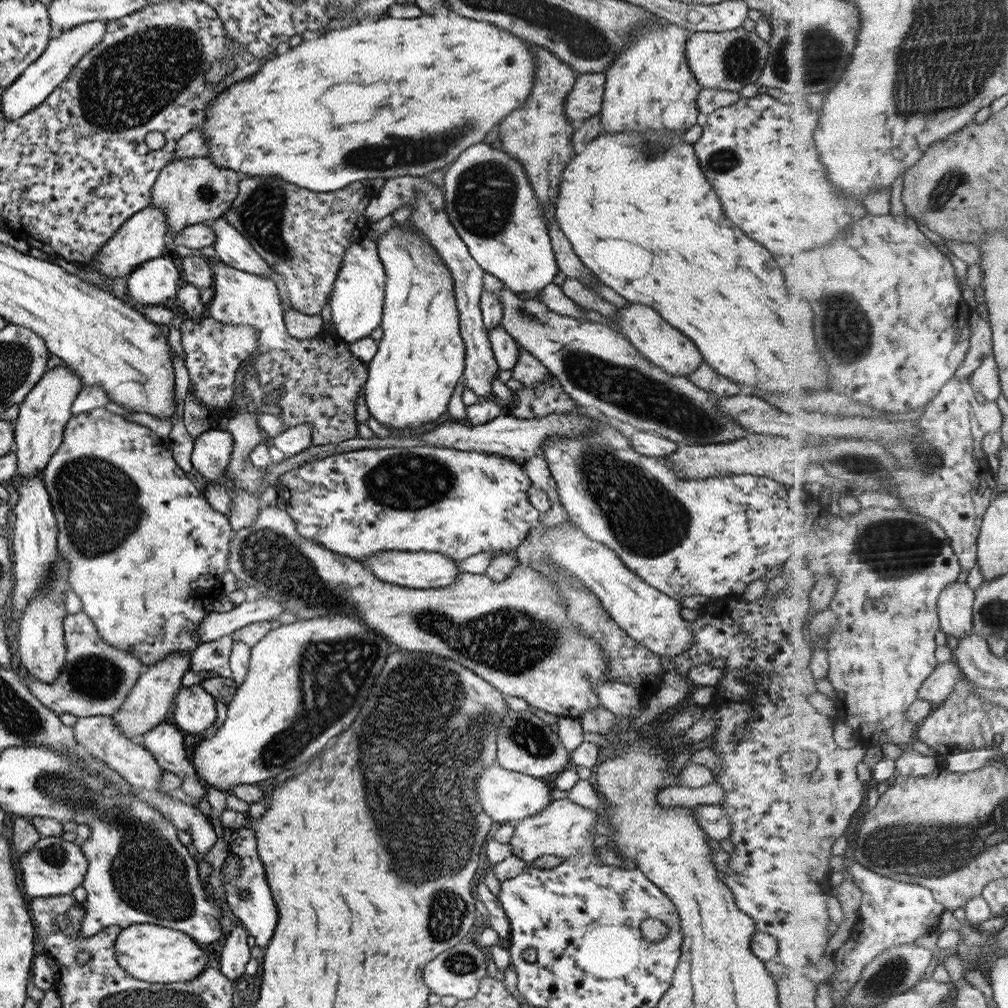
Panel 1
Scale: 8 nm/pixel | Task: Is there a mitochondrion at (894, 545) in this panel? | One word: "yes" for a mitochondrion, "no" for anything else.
yes

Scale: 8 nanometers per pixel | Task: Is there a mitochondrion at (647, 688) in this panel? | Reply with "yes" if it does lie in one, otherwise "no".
no

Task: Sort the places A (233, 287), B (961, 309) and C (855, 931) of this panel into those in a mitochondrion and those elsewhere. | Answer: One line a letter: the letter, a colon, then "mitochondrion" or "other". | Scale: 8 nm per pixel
A: other
B: other
C: other

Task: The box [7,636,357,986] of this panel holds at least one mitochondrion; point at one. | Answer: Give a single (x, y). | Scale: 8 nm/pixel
(146, 871)

